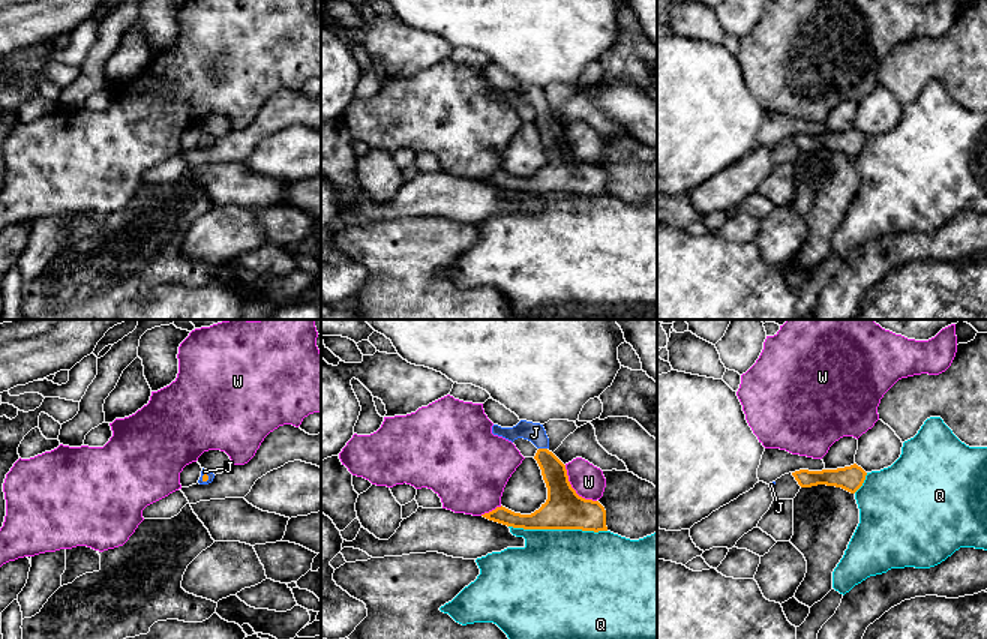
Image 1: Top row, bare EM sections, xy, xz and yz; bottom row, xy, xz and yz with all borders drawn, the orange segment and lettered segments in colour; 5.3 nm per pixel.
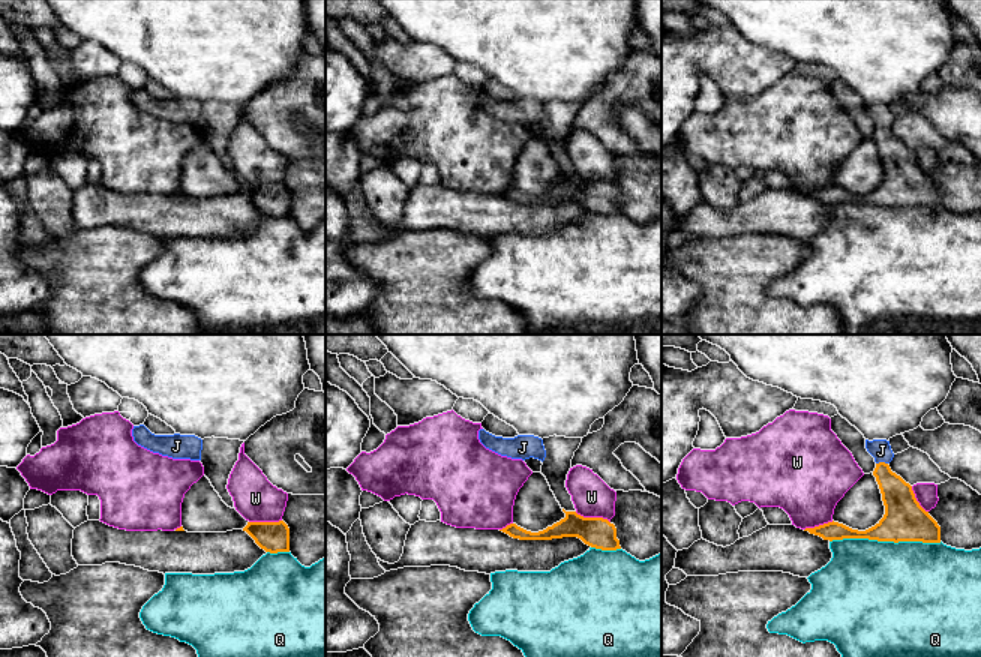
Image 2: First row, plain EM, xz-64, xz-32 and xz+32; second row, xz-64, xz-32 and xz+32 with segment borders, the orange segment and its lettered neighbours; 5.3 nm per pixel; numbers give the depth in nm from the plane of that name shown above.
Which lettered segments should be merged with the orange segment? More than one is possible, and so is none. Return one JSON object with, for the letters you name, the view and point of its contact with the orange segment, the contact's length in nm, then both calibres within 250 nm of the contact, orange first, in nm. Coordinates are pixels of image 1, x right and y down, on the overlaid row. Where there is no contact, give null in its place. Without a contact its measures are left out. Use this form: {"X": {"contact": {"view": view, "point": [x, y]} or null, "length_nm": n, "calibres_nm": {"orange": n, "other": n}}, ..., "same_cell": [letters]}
{"J": {"contact": {"view": "xz", "point": [543, 449]}, "length_nm": 50, "calibres_nm": {"orange": 140, "other": 110}}, "same_cell": ["J"]}

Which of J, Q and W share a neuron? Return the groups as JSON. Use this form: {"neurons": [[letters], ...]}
{"neurons": [["J"], ["Q"], ["W"]]}

